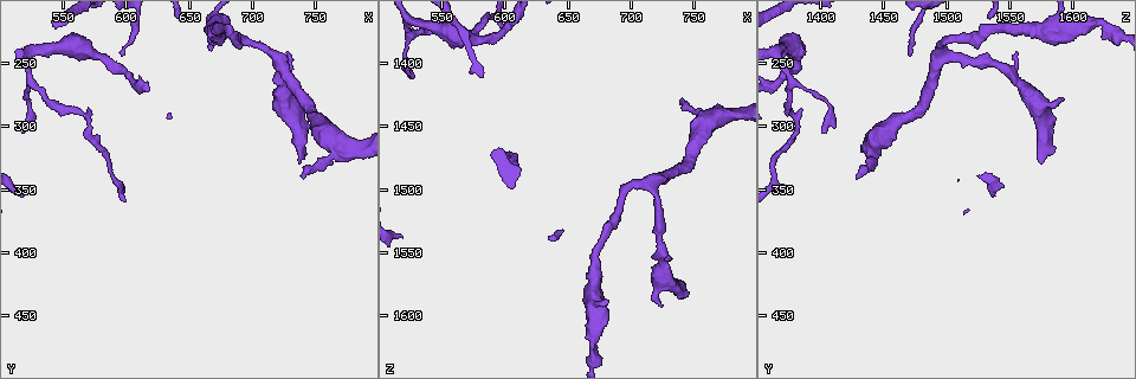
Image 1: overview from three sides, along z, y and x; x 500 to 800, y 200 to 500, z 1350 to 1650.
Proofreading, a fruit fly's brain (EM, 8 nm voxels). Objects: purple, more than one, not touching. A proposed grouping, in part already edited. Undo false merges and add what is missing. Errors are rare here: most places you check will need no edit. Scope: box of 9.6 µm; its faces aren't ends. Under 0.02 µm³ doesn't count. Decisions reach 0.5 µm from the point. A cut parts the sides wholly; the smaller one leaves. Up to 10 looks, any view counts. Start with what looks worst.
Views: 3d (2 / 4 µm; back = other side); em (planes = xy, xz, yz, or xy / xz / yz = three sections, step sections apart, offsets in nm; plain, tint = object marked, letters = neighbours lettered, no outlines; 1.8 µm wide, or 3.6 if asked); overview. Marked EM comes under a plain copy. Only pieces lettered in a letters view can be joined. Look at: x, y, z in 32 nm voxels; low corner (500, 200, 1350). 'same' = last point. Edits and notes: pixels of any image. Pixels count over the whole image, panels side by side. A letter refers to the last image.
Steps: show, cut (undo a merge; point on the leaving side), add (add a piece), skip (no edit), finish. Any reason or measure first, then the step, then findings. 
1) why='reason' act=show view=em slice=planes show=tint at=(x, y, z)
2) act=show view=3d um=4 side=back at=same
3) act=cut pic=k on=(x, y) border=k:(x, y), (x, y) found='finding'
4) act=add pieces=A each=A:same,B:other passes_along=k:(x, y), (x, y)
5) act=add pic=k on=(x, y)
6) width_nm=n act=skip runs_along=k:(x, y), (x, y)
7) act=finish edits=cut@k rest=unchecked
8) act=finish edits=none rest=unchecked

why='free end' act=show view=em slice=xy step=4 show=letters at=(740, 342, 1430)

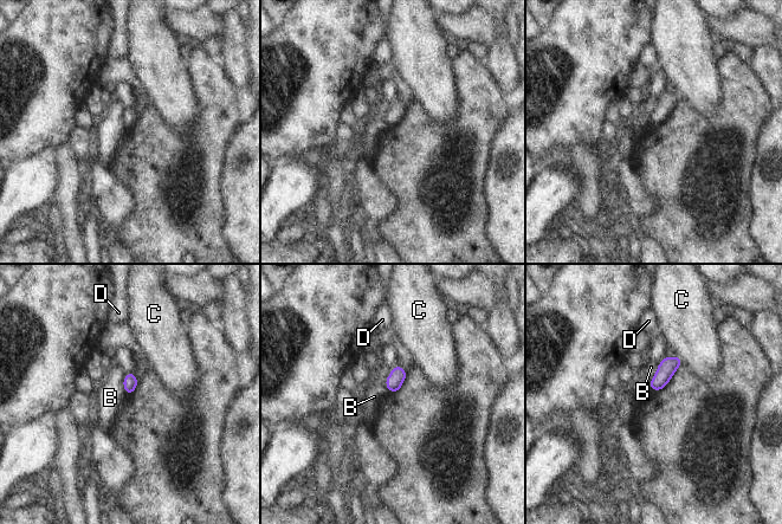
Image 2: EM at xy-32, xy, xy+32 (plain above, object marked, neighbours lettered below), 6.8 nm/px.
why='another direction' act=show view=em slice=planes show=letters at=same

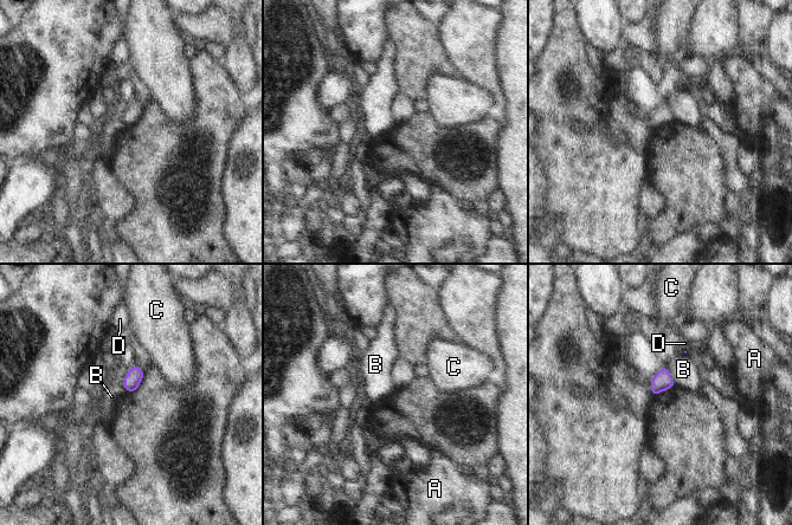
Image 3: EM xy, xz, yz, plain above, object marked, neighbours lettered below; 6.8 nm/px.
longest_contact=B:140nm act=skip each=A:other,B:other,C:other,D:other border=3:(128, 370), (123, 380), (126, 390) found='no lettered piece goes on from it'

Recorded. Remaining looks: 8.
act=show view=em slice=xz step=8 show=letters at=(726, 242, 1556)

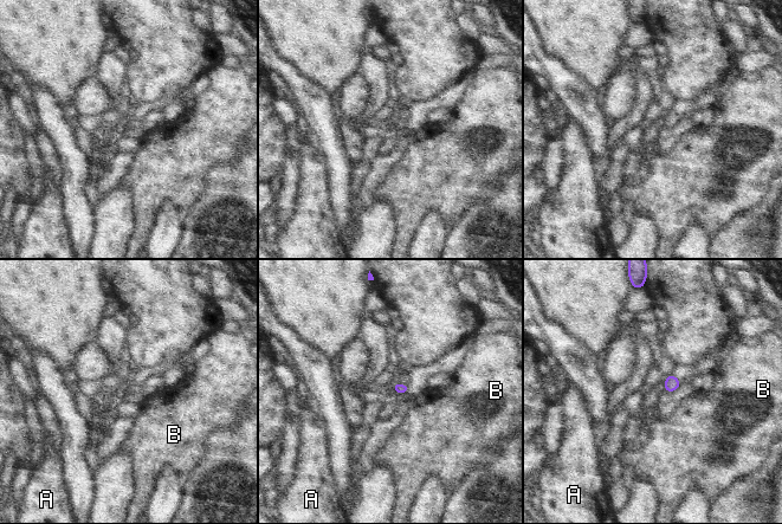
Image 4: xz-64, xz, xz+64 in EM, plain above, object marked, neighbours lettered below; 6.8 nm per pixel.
why='cut it another way' act=show view=em slice=planes show=letters at=same

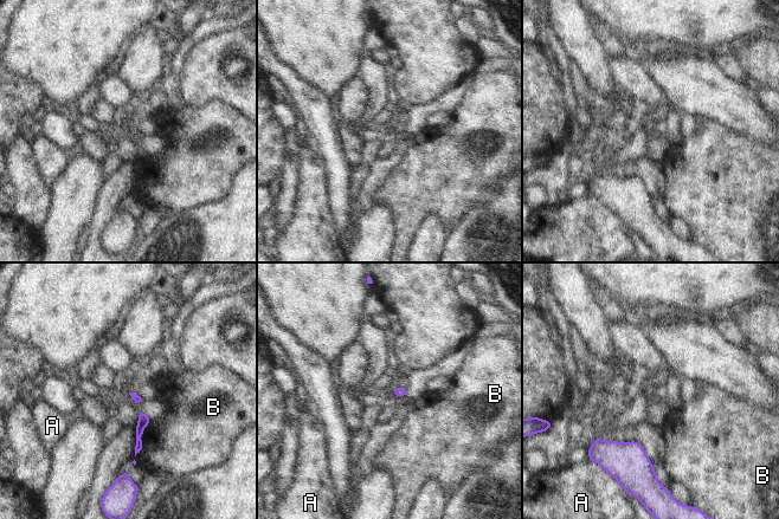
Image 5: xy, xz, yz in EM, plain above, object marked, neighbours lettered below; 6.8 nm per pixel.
longest_contact=B:260nm act=skip each=A:other,B:other border=5:(150, 422), (135, 456) found='no lettered piece goes on from it'

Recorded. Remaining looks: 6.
why='thin end' act=show view=em slice=planes show=tint at=(518, 306, 1402)

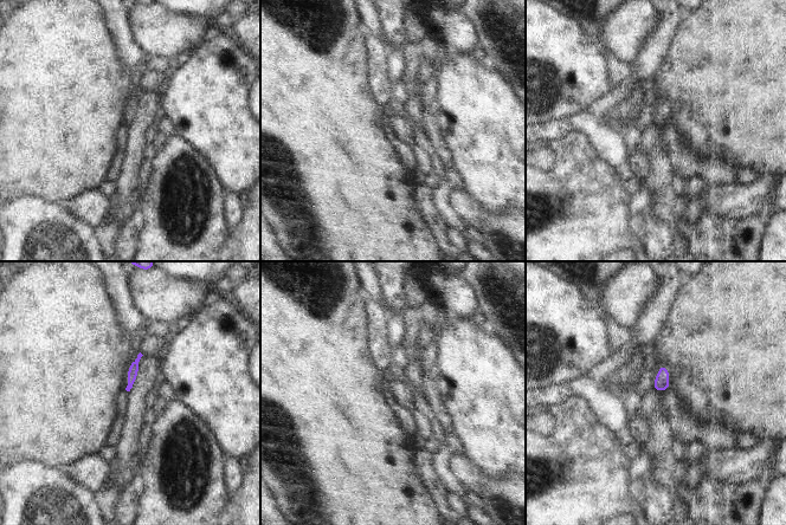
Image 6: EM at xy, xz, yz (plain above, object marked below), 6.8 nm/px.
act=show view=em slice=planes show=letters at=same

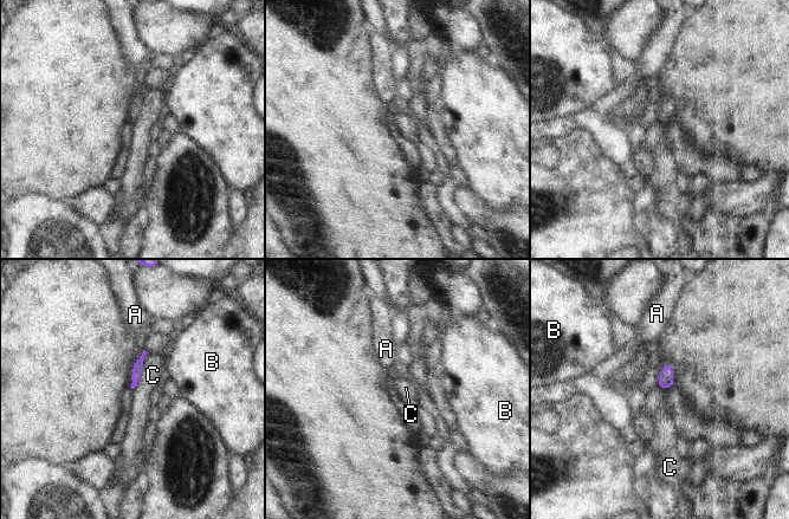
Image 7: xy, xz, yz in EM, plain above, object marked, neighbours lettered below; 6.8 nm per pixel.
longest_contact=C:280nm act=skip each=A:other,B:other,C:other border=7:(147, 352), (138, 383), (134, 389) found='no lettered piece goes on from it'

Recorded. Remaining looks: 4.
why='an open end' act=show view=em slice=planes show=letters at=(596, 244, 1472)

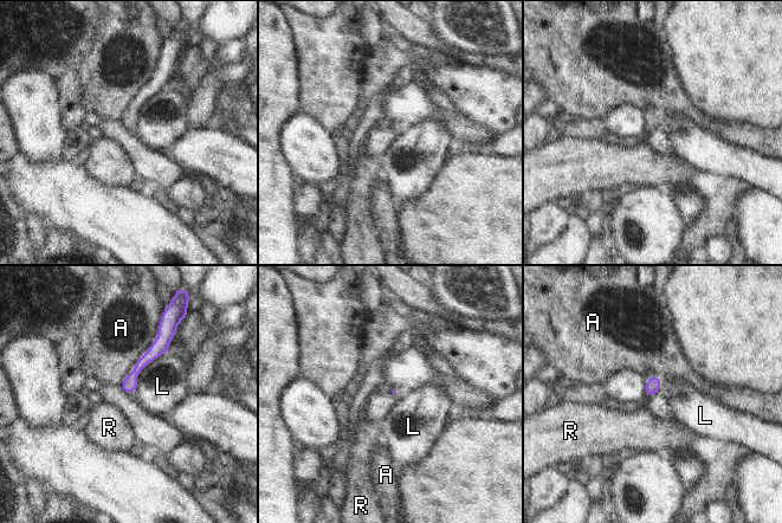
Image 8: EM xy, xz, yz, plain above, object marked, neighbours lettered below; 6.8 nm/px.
act=skip each=A:other,L:other,R:other found='no lettered piece goes on from it'

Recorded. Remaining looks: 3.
act=finish edits=none rest=unchecked

